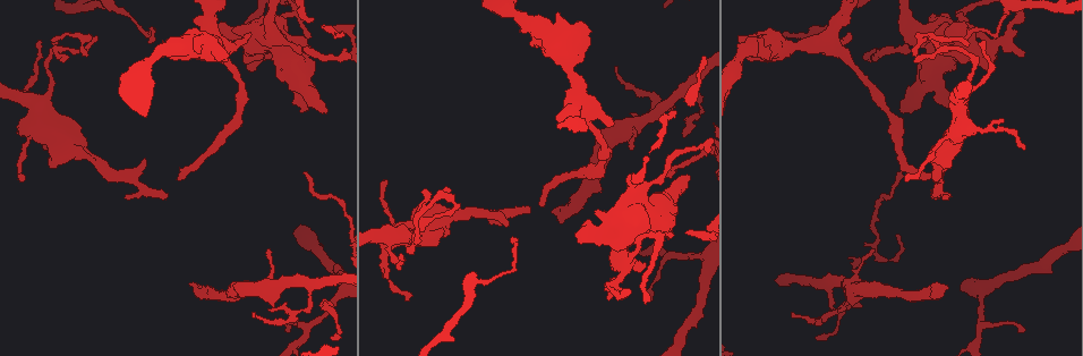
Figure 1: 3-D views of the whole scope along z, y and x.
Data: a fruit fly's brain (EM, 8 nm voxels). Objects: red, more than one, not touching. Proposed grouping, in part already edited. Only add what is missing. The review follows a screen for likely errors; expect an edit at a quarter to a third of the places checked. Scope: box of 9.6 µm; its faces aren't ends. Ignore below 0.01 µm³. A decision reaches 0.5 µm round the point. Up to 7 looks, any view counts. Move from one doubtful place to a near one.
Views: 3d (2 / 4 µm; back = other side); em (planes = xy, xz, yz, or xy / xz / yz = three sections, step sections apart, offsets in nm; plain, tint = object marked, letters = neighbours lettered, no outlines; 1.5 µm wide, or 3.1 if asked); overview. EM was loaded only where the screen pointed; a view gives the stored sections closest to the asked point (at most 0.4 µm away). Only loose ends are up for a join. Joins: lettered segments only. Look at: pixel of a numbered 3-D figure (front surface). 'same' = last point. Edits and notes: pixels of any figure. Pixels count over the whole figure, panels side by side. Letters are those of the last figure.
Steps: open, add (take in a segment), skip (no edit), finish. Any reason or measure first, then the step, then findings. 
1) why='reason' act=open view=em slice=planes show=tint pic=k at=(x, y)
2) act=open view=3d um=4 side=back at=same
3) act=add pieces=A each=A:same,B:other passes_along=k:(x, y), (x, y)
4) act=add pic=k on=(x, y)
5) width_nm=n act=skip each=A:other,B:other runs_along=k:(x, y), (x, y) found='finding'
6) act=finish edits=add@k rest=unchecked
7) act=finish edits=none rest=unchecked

act=open view=em slice=planes show=letters pic=1 at=(20, 182)

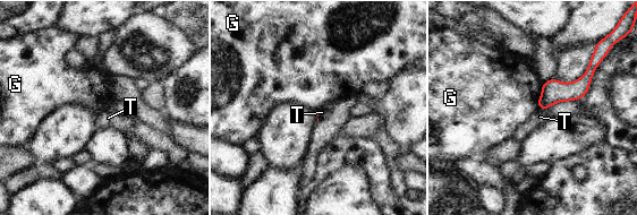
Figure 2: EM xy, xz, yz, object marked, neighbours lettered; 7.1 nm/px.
act=skip each=G:other,T:other found='none of them fits'

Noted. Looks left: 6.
why='thin end' act=open view=em slice=xy step=4 show=letters pic=1 at=(401, 253)

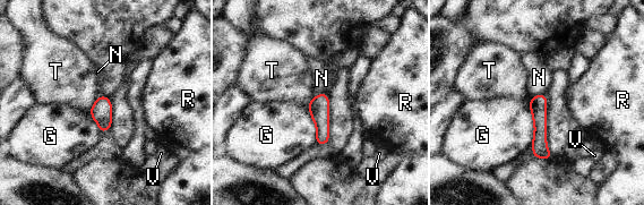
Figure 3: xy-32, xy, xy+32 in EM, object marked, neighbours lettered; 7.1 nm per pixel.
why='cut it another way' act=open view=em slice=planes show=letters at=same

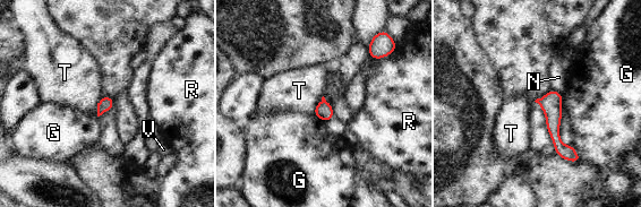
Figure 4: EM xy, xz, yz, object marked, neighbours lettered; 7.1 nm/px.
act=skip each=G:other,N:other,R:other,T:other,V:other runs_along=4:(552, 93), (554, 136), (572, 156) found='no lettered segment goes on from it'

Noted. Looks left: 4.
why='stops while still wide' act=open view=em slice=xy step=8 show=letters pic=1 at=(646, 263)

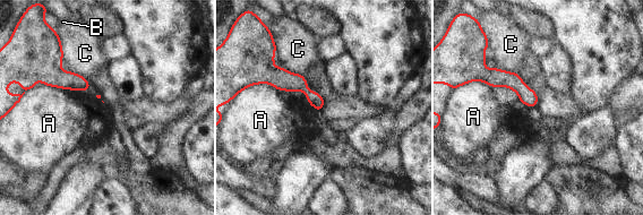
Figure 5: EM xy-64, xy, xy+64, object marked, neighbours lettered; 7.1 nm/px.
act=open view=em slice=planes show=letters at=same

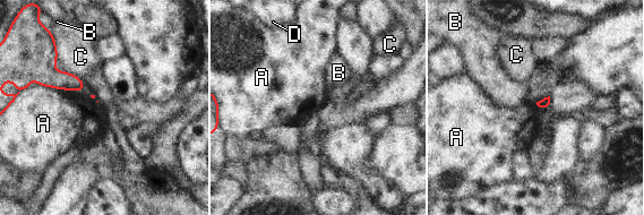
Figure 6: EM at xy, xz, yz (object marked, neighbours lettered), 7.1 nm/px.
act=skip each=A:other,B:other,C:other,D:other border=6:(37, 85), (76, 91), (84, 89) found='none of them fits'

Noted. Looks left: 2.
act=finish edits=none rest=unchecked

